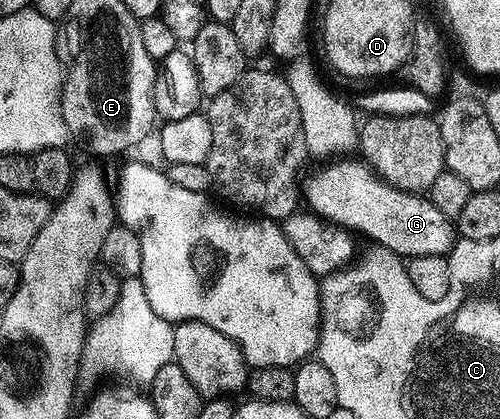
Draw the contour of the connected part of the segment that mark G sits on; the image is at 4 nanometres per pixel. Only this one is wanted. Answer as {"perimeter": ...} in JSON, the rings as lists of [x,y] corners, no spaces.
{"perimeter":[[[338,160],[333,164],[328,164],[325,170],[320,170],[312,179],[307,179],[303,187],[302,194],[306,199],[307,209],[311,213],[318,214],[322,218],[335,223],[337,226],[344,227],[349,232],[361,230],[372,239],[377,245],[384,247],[385,250],[393,250],[401,258],[407,260],[414,256],[447,256],[451,254],[453,246],[458,241],[458,235],[453,219],[438,212],[434,208],[432,199],[424,194],[411,194],[405,190],[399,190],[383,182],[376,176],[376,171],[363,161],[348,162],[352,160]]]}

